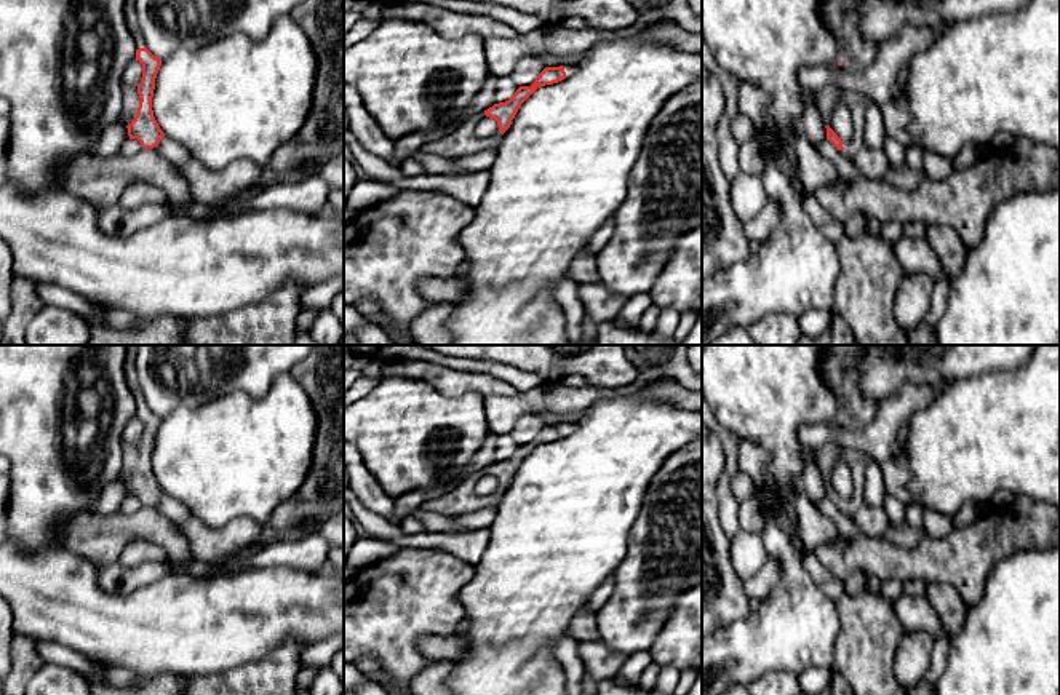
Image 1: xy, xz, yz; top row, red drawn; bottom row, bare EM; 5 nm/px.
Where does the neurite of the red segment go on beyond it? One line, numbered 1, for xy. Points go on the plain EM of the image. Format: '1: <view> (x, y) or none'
1: xy (130, 460)

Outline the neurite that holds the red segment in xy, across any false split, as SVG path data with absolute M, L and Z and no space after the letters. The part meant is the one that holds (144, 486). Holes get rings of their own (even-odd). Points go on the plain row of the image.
M139 406L136 407L136 419L142 422L142 438L136 446L122 443L122 471L117 481L123 481L130 497L137 497L142 506L153 506L165 495L152 468L155 436L161 417L147 406Z

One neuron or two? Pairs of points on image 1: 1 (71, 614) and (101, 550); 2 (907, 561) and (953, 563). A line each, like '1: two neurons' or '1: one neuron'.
1: two neurons
2: one neuron

